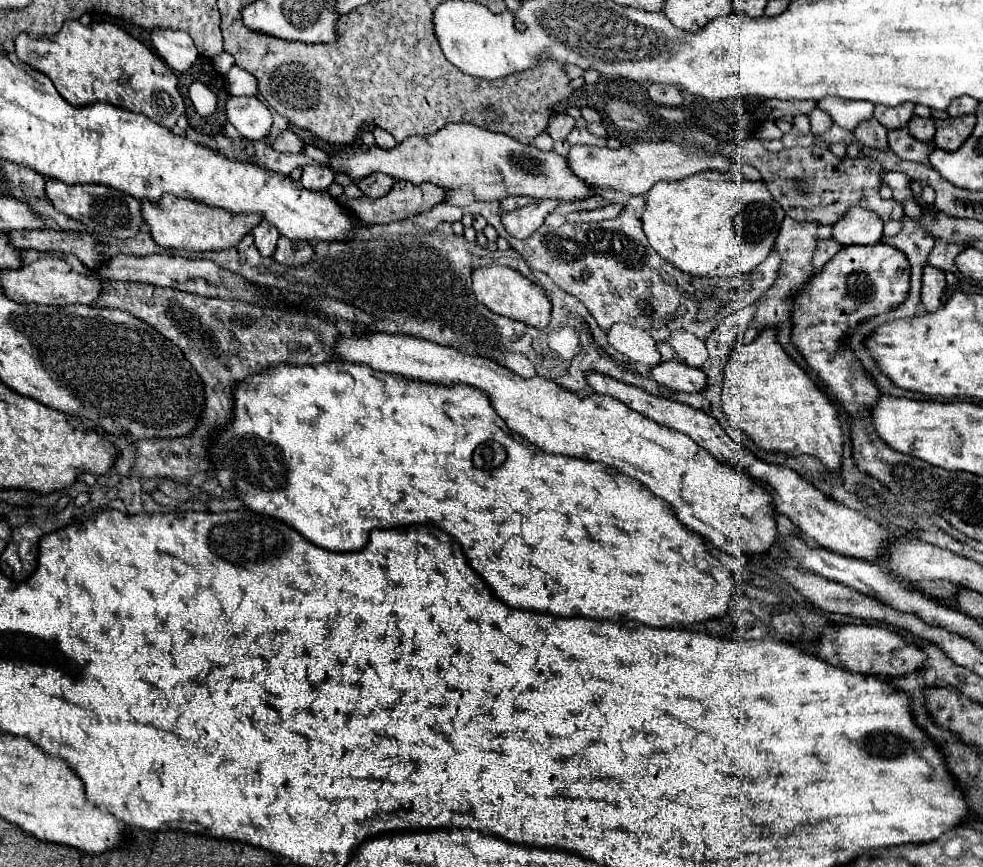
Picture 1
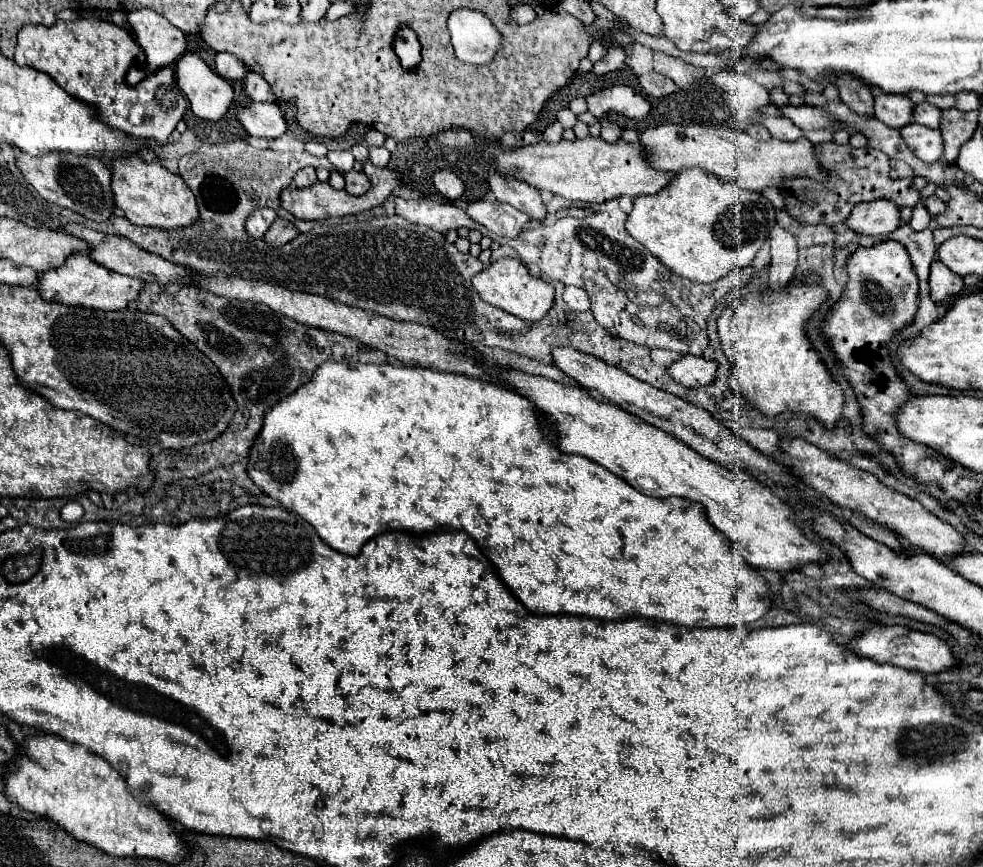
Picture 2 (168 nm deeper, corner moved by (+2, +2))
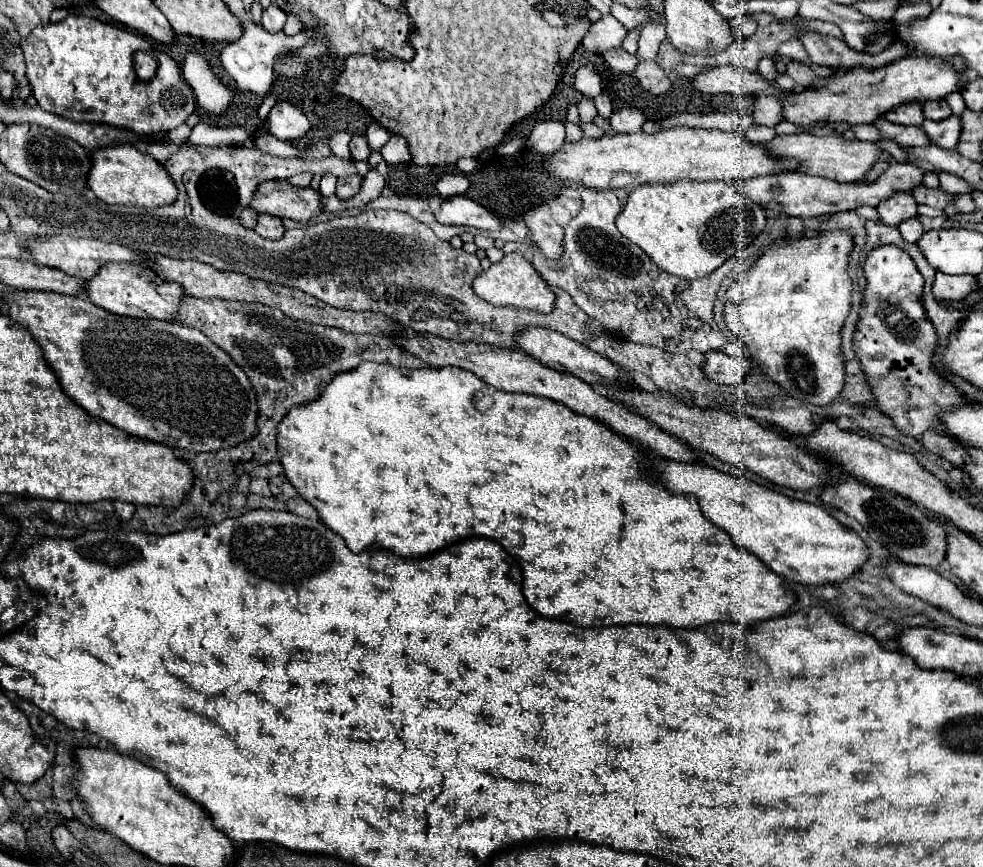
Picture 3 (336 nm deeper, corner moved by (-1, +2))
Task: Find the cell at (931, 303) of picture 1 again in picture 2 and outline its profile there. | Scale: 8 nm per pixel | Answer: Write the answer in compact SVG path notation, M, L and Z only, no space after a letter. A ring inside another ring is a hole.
M933 261L929 285L931 285L931 299L937 303L949 295L957 295L963 289L963 279L953 271L949 271L941 261Z

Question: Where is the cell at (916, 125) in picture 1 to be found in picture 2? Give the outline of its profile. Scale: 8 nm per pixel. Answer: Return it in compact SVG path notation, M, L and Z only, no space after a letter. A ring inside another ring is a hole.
M925 101L925 103L921 103L921 105L915 107L915 111L913 111L913 121L915 121L915 123L921 123L921 125L925 125L925 127L939 129L941 111Z

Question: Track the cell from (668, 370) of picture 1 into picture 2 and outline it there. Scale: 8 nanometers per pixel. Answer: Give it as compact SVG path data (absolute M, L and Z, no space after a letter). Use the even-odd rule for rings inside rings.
M685 355L679 361L671 363L667 371L671 379L681 383L683 387L701 387L701 385L709 385L715 379L717 363L695 355Z

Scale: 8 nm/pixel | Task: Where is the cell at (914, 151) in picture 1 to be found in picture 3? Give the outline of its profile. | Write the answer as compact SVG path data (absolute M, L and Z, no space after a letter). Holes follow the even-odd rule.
M950 115L944 121L924 121L922 129L928 133L928 137L932 139L934 145L944 147L944 149L954 149L958 139L960 139L960 131L962 131L962 123L960 123L960 115Z

